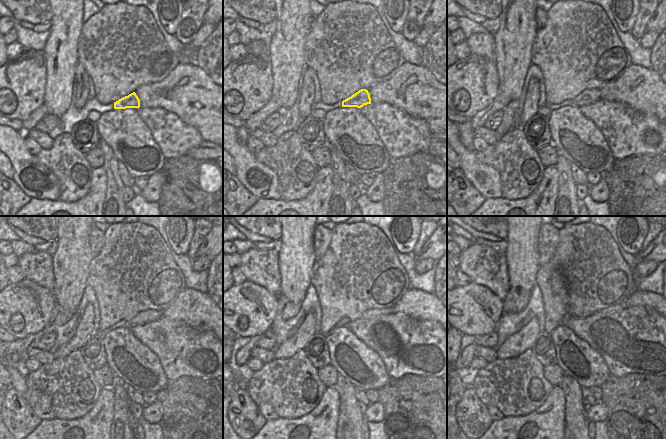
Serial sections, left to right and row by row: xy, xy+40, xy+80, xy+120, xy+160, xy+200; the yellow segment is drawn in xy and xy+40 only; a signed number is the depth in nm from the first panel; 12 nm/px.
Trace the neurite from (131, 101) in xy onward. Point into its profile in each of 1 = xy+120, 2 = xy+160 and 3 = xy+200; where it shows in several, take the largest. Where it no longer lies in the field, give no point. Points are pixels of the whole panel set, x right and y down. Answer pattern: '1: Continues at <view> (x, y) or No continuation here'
1: Continues at xy+120 (145, 317)
2: Continues at xy+160 (373, 313)
3: Continues at xy+200 (615, 308)

